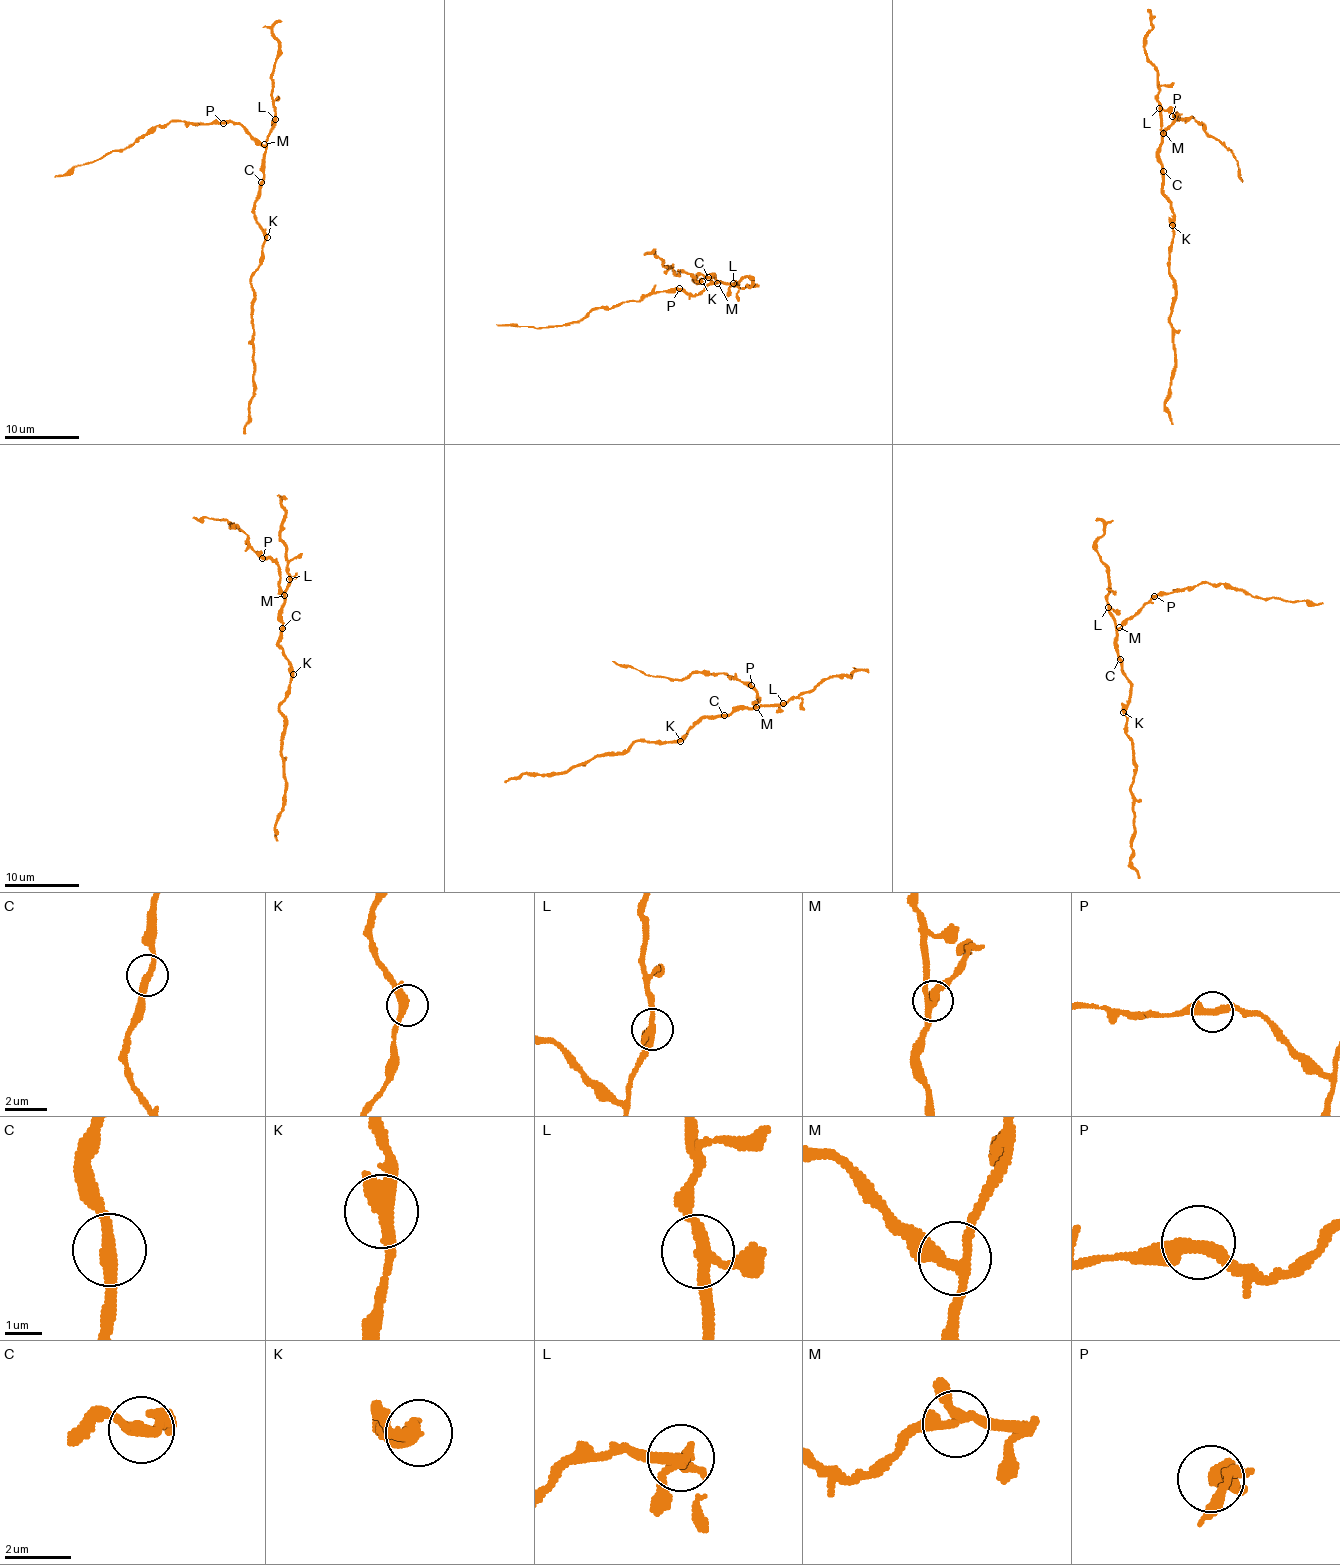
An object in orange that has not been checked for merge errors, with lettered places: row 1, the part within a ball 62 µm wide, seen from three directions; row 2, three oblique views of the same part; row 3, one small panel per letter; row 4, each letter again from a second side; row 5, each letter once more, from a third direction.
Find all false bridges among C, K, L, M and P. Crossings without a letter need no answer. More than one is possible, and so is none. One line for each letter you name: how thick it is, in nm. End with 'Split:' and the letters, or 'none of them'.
Split: none of them

